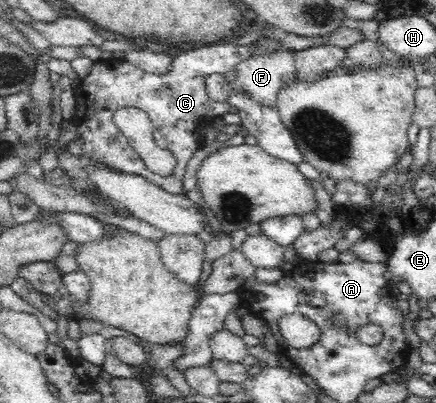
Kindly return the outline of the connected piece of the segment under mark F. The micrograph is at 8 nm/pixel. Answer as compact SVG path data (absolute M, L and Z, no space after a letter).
M275 50L268 54L253 54L235 67L236 78L232 84L235 92L244 91L258 105L277 105L277 94L296 77L296 65L292 50Z

